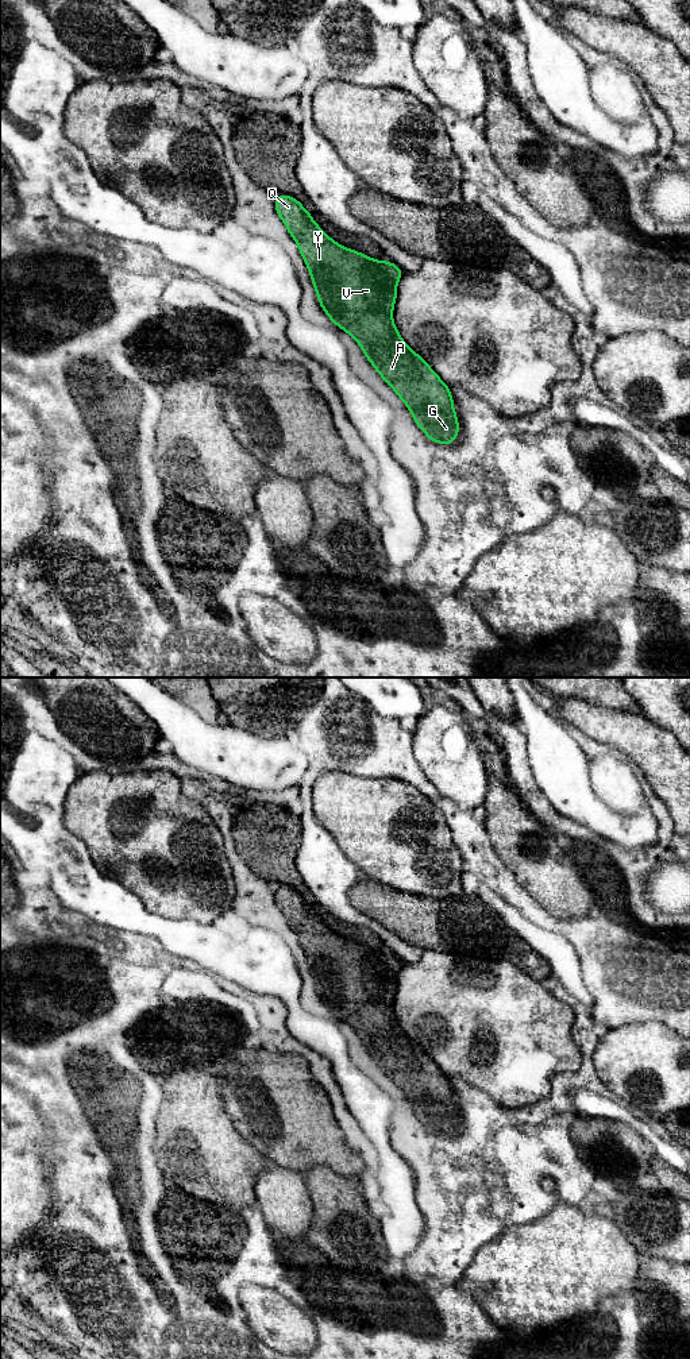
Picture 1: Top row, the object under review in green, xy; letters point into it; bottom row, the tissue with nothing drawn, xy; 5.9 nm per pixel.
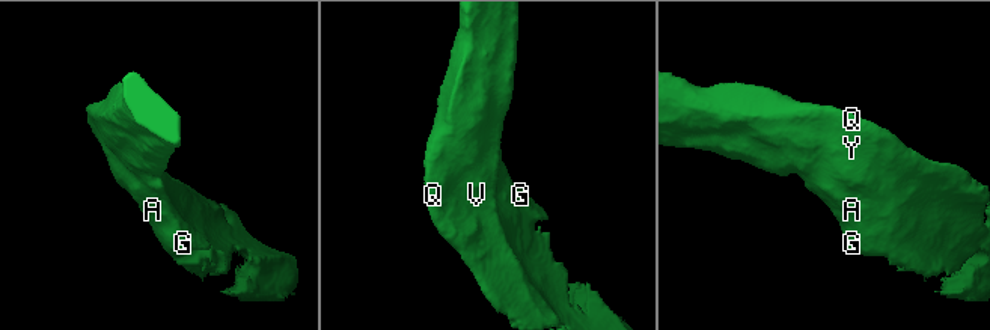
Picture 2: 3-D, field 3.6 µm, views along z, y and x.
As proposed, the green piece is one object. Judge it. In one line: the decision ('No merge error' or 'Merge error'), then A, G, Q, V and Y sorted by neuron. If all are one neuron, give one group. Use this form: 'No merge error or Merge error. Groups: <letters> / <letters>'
No merge error. Groups: A G Q V Y

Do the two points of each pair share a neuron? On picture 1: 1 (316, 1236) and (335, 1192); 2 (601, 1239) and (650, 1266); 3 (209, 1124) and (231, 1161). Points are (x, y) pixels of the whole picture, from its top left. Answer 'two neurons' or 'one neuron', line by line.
1: one neuron
2: two neurons
3: one neuron

